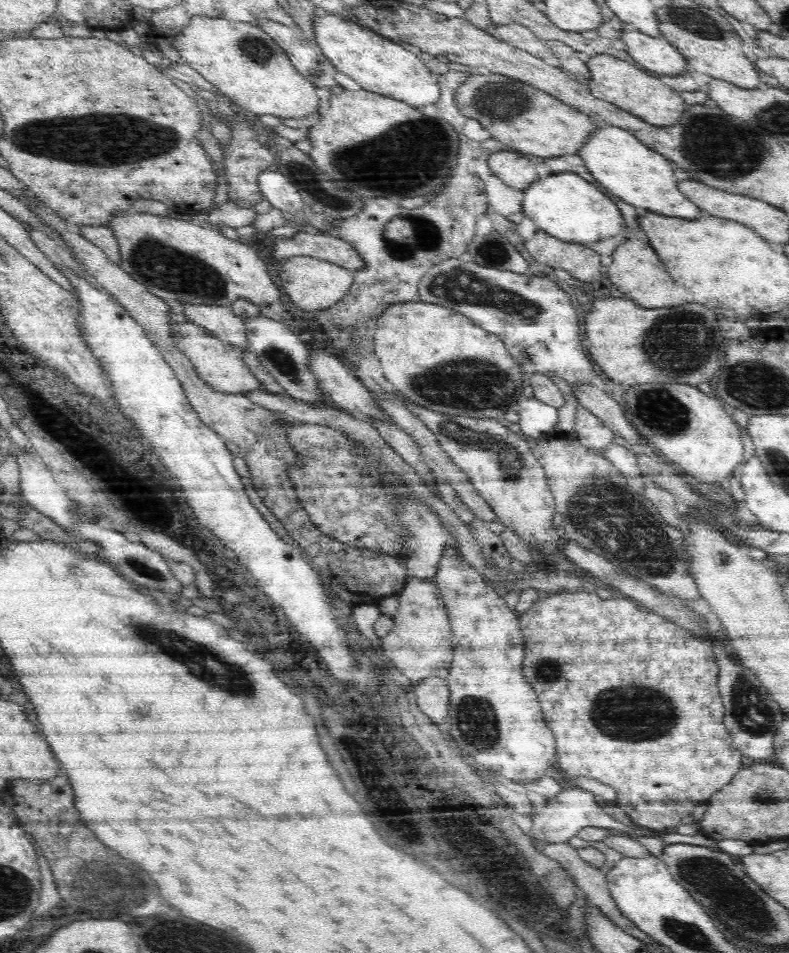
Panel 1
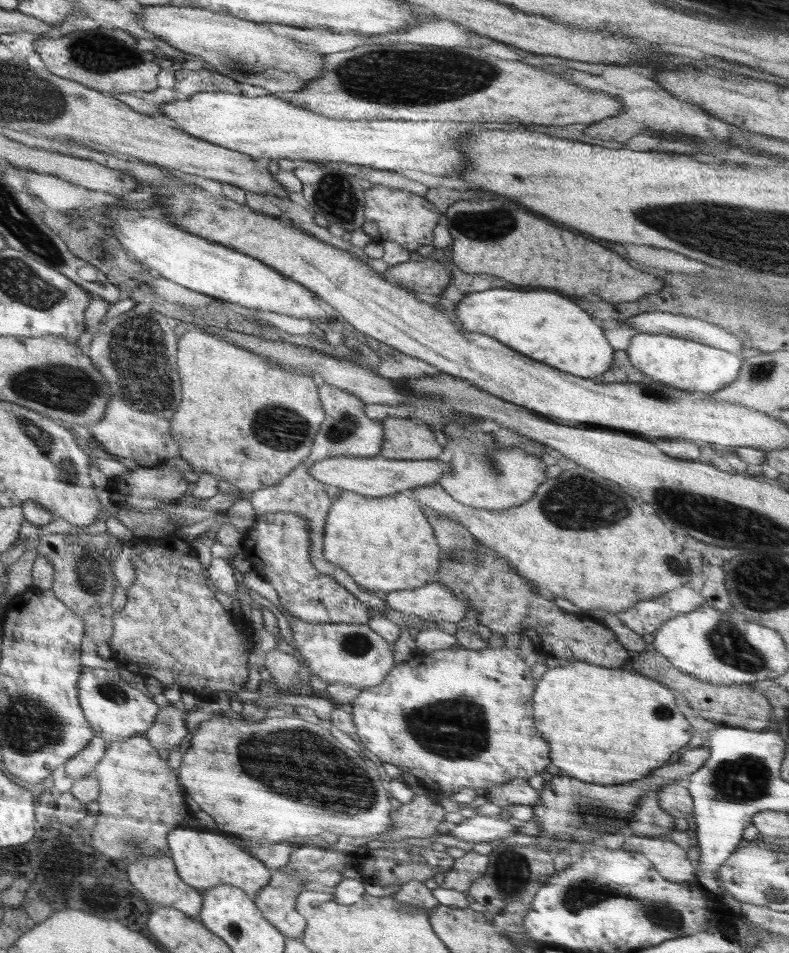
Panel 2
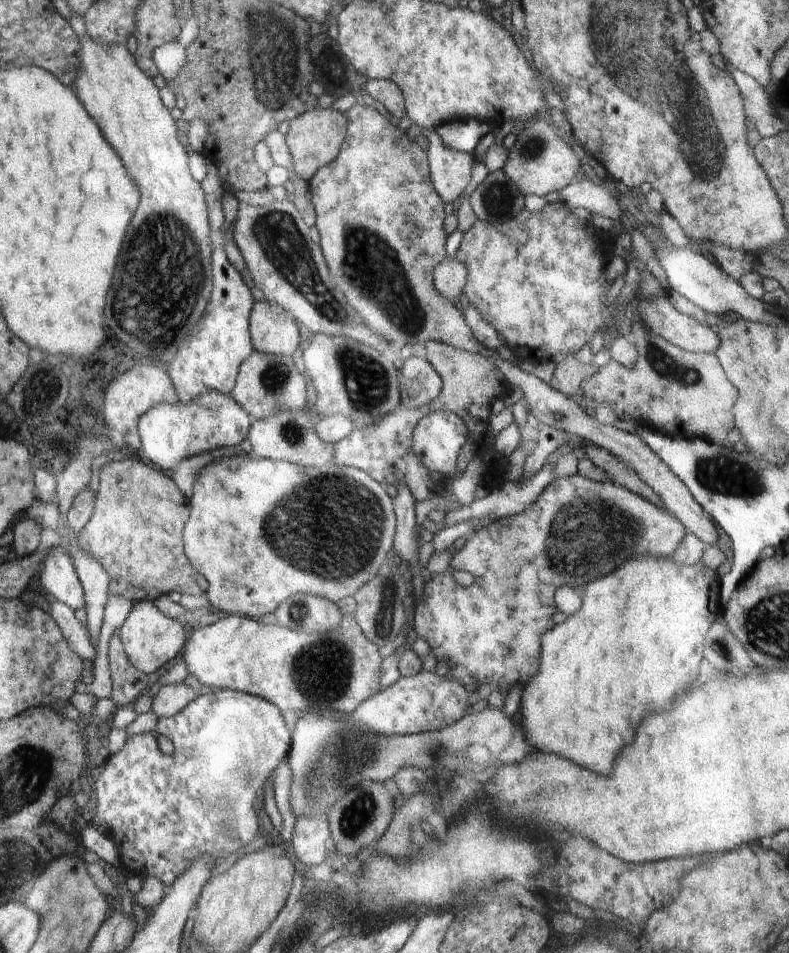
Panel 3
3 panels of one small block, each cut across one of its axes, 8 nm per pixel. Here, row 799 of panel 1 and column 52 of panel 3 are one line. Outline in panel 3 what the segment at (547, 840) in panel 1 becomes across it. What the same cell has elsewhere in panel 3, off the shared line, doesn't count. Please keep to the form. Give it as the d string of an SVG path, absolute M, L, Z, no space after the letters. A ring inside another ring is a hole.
M62 546L49 550L35 585L47 597L63 602L73 611L84 610L84 589Z

